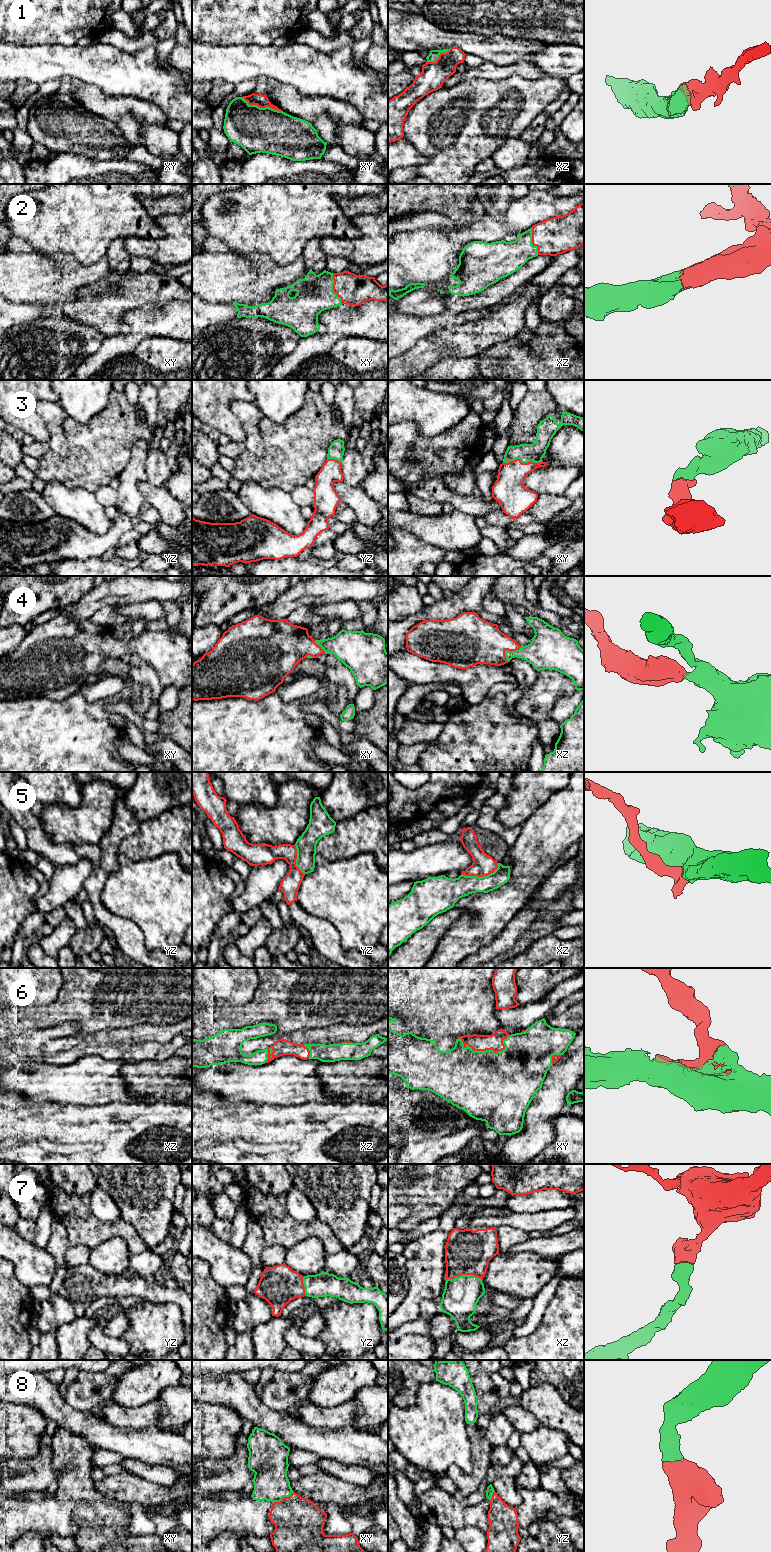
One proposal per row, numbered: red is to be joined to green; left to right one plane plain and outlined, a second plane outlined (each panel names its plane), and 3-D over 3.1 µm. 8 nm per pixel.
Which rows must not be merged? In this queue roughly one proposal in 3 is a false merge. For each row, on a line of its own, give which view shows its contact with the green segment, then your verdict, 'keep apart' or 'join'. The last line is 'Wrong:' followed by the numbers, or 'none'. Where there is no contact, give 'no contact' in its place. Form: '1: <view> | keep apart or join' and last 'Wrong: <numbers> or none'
1: xy | join
2: xy | join
3: xy | join
4: xz | join
5: xz | keep apart
6: xy | join
7: xz | join
8: xy | join
Wrong: 5

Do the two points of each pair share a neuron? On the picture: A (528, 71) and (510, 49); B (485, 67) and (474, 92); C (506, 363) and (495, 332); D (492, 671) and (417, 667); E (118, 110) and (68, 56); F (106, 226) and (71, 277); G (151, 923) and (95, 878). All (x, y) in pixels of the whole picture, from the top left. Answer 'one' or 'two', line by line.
A: two
B: two
C: two
D: one
E: two
F: two
G: two

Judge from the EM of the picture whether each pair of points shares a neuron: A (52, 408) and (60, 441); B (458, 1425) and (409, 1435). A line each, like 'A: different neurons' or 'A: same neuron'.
A: same neuron
B: same neuron

